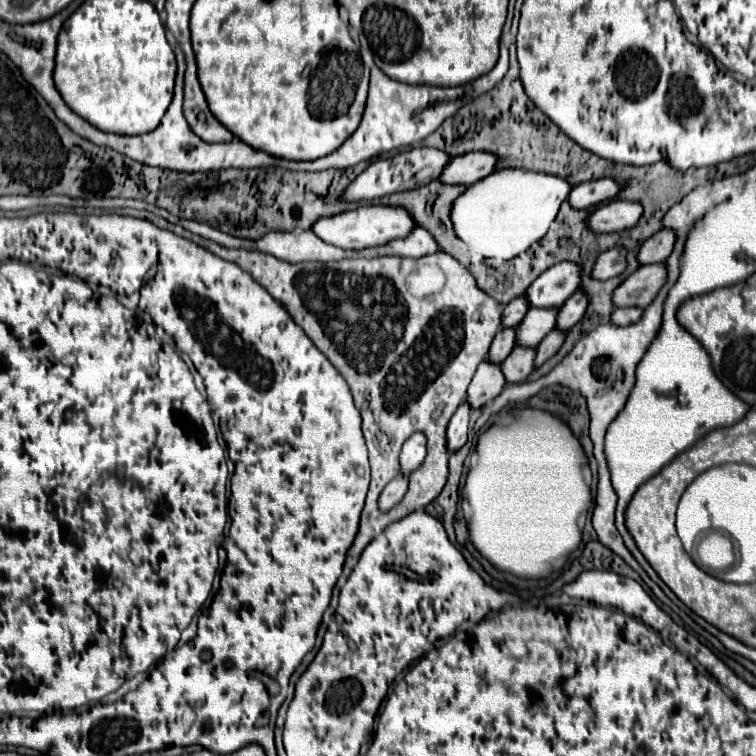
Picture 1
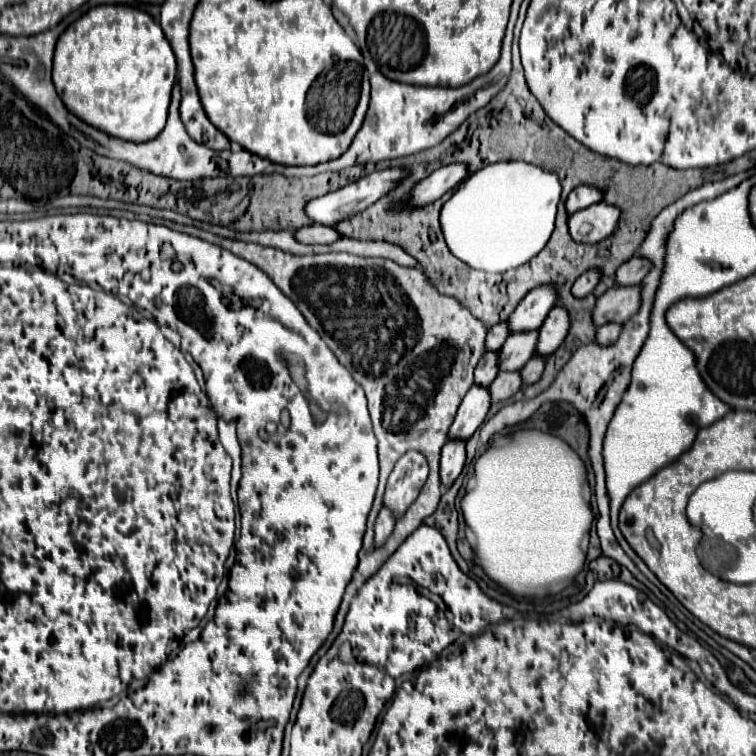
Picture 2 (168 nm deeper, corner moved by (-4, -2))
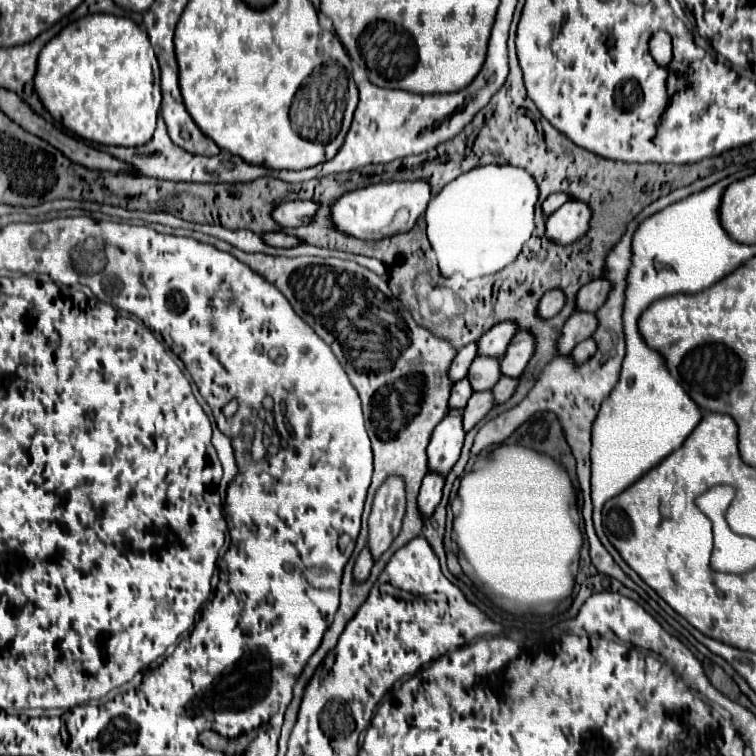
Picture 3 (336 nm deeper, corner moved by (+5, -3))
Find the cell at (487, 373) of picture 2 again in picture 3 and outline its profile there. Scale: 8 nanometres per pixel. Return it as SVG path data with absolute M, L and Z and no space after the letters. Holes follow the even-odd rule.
M460 380L454 384L454 390L450 392L450 410L460 410L466 406L468 398L472 396L472 390L470 390L470 384L468 380Z

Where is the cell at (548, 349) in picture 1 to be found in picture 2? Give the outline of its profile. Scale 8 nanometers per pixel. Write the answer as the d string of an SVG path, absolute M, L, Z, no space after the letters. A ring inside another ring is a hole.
M533 355L531 361L527 361L527 365L521 369L523 385L531 385L531 383L539 381L539 377L543 375L543 369L545 369L545 361L547 361L547 357L543 357L543 355Z

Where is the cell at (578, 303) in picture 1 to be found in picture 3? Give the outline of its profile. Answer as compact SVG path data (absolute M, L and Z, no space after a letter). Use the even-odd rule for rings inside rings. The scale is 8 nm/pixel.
M516 332L502 356L502 376L518 378L534 354L534 338L530 332Z

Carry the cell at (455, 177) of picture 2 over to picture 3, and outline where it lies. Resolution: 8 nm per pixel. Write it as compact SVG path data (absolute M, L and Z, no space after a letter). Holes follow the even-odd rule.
M384 182L372 184L366 188L358 188L352 192L344 192L330 206L330 224L332 230L354 236L358 240L378 240L394 234L410 232L416 224L418 216L424 214L430 202L430 186L428 182Z

